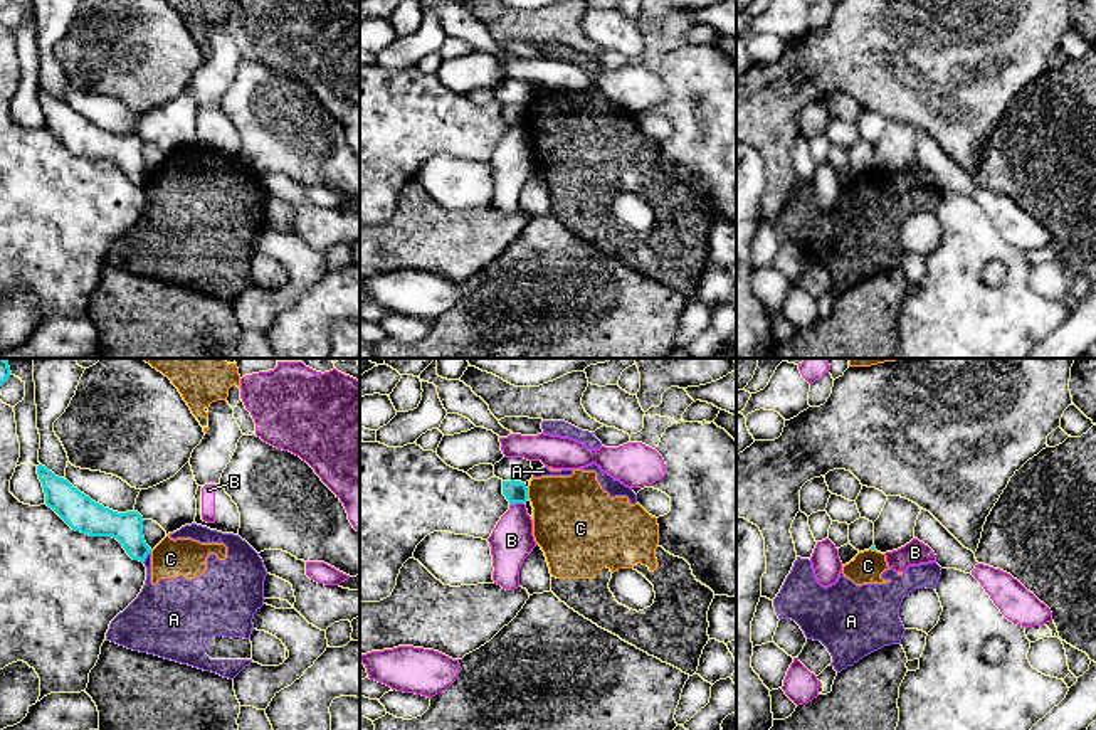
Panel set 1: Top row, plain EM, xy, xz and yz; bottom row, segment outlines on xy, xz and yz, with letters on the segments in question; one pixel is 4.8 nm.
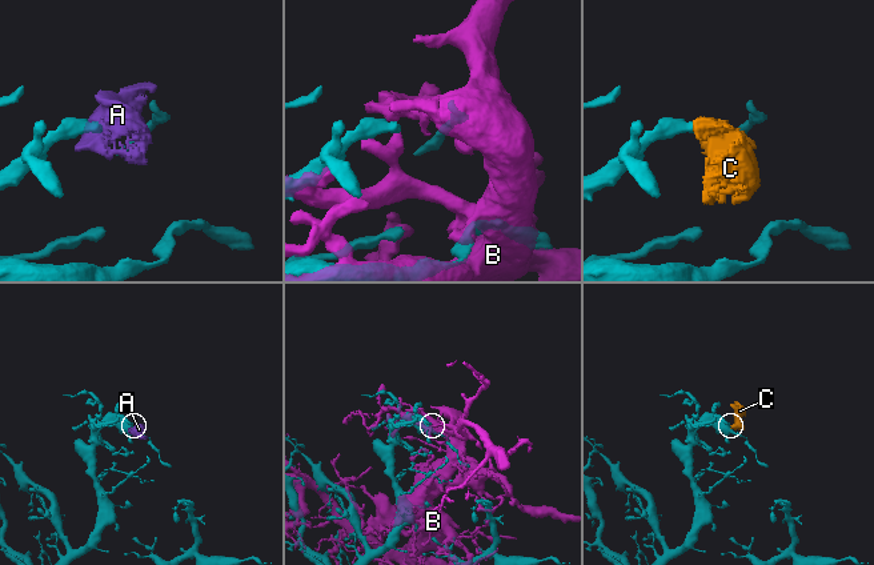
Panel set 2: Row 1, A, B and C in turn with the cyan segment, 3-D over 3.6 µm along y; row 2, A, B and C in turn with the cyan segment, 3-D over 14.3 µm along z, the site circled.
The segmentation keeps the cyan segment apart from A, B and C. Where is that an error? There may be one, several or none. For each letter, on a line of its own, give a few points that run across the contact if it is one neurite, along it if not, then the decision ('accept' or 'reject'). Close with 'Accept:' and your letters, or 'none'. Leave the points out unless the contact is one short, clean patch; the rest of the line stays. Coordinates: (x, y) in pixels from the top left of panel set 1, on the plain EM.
A: xy (150, 174), (143, 185) | reject
B: reject
C: xz (526, 111), (530, 121) | reject
Accept: none

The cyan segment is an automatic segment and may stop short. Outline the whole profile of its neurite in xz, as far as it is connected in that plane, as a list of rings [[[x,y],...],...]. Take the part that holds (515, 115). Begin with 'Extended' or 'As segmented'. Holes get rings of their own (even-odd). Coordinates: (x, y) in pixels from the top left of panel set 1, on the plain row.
As segmented. [[[503,104],[503,118],[506,119],[506,123],[509,124],[509,128],[514,126],[526,126],[528,121],[528,111],[524,106],[521,104]]]

